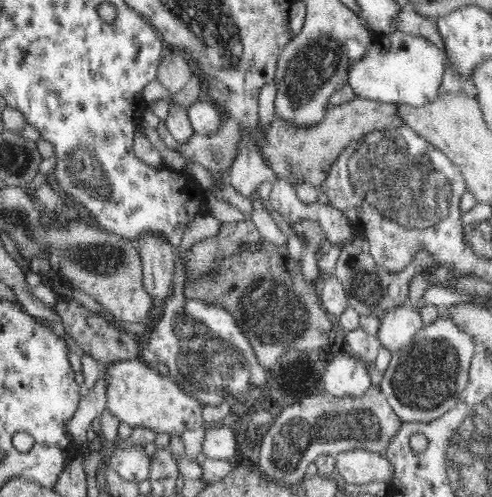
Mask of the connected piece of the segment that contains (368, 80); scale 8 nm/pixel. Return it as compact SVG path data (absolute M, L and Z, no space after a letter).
M394 32L374 35L375 44L362 59L350 66L347 83L357 98L380 103L420 107L433 102L441 92L446 70L442 49L422 36Z

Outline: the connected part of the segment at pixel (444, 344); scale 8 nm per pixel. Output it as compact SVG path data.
M438 317L429 325L423 326L412 341L391 352L389 367L380 382L381 391L386 395L393 411L404 423L416 420L428 422L440 417L446 411L452 410L458 397L463 394L468 384L470 364L476 350L473 338L464 331L460 331L452 319L444 320Z

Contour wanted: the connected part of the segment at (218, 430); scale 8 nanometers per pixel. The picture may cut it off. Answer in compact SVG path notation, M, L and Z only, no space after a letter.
M238 421L232 427L215 427L205 432L203 442L203 453L206 458L220 459L226 462L236 463L237 461L237 440L234 431Z

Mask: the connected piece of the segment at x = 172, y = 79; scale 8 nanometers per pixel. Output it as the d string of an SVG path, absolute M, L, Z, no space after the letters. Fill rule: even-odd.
M172 51L160 61L157 81L169 94L174 95L190 82L192 74L188 61L182 57L182 51Z

